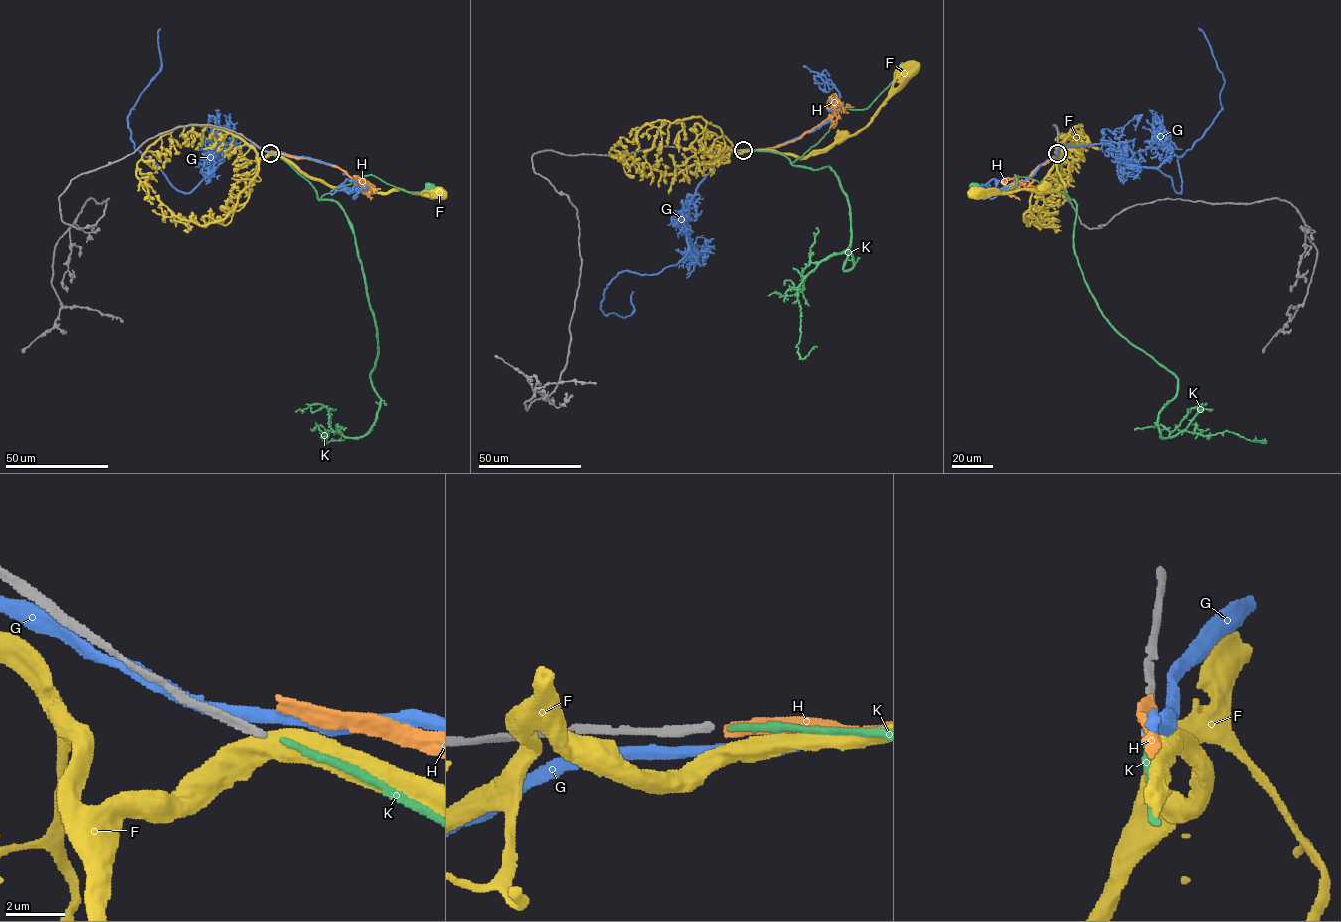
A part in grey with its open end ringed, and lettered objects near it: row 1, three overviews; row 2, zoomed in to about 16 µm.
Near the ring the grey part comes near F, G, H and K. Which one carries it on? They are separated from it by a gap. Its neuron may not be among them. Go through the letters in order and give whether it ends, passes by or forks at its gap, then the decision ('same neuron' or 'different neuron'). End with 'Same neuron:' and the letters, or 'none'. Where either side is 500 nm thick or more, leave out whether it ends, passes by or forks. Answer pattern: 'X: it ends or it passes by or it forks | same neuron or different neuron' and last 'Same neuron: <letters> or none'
F: different neuron
G: it passes by | different neuron
H: it ends | different neuron
K: it ends | same neuron
Same neuron: K

